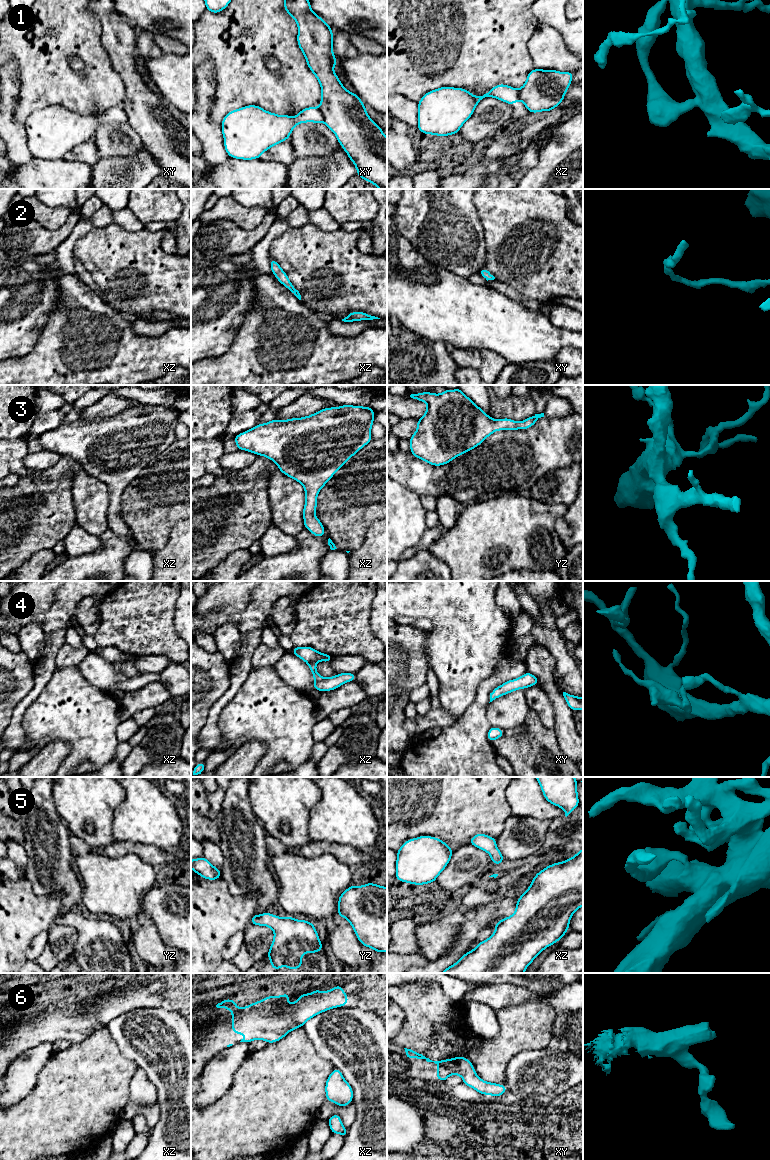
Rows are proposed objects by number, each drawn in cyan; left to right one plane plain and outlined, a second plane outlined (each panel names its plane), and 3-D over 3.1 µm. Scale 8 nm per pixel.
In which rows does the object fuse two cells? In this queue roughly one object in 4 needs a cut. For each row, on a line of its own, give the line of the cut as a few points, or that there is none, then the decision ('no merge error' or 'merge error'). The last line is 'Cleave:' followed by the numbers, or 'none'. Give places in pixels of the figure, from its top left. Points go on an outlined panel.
1: cut xy (318, 107), (324, 121); merge error
2: cut none; no merge error
3: cut none; no merge error
4: cut none; no merge error
5: cut none; no merge error
6: cut none; no merge error
Cleave: 1

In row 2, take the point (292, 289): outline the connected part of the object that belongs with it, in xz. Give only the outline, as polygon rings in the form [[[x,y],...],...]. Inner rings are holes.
[[[273,258],[270,259],[270,268],[277,280],[282,285],[284,285],[291,293],[293,293],[299,300],[301,300],[301,295],[299,291],[292,285],[287,274],[283,271],[281,266]]]

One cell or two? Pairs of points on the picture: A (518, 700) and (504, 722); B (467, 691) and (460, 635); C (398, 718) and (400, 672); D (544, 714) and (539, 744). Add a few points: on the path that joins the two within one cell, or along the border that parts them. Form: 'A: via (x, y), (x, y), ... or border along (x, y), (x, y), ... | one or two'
A: via (514, 705), (504, 717) | one
B: via (460, 677), (460, 649) | one
C: via (398, 707), (398, 683) | one
D: border along (530, 709), (546, 727), (552, 729) | two

